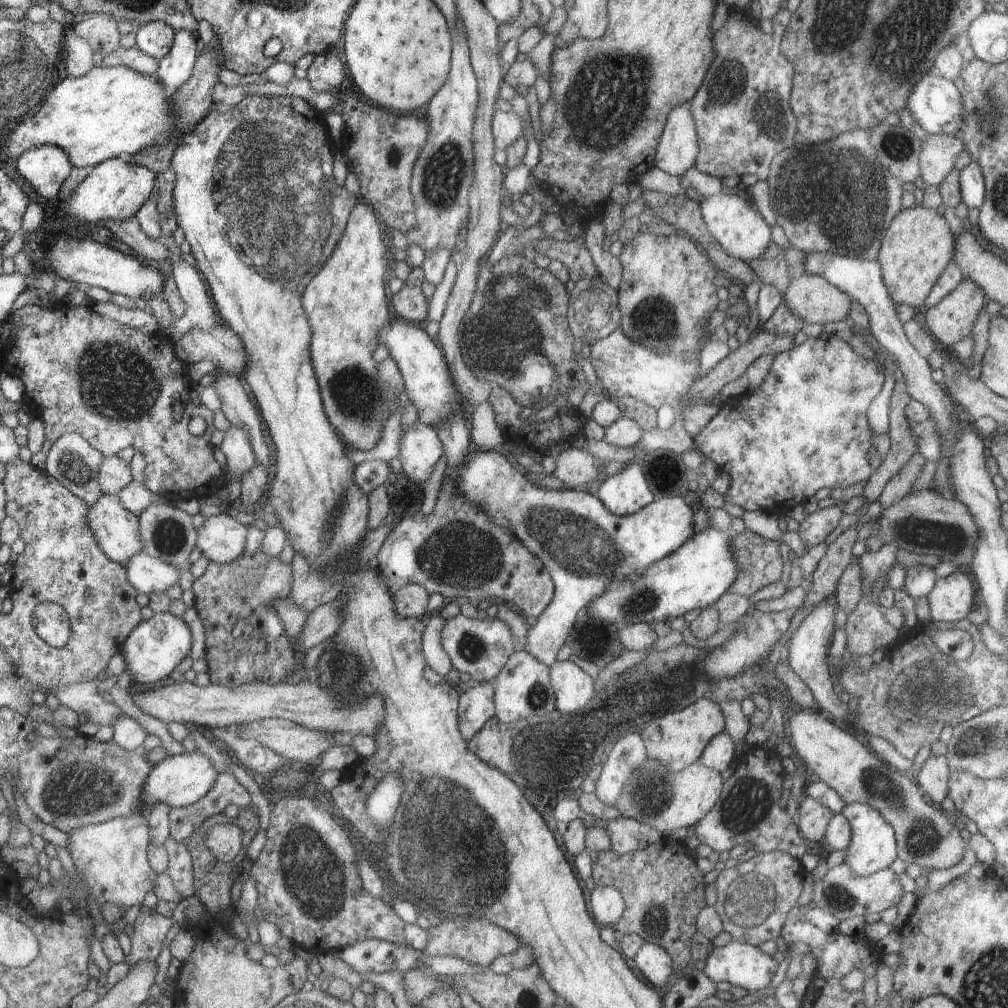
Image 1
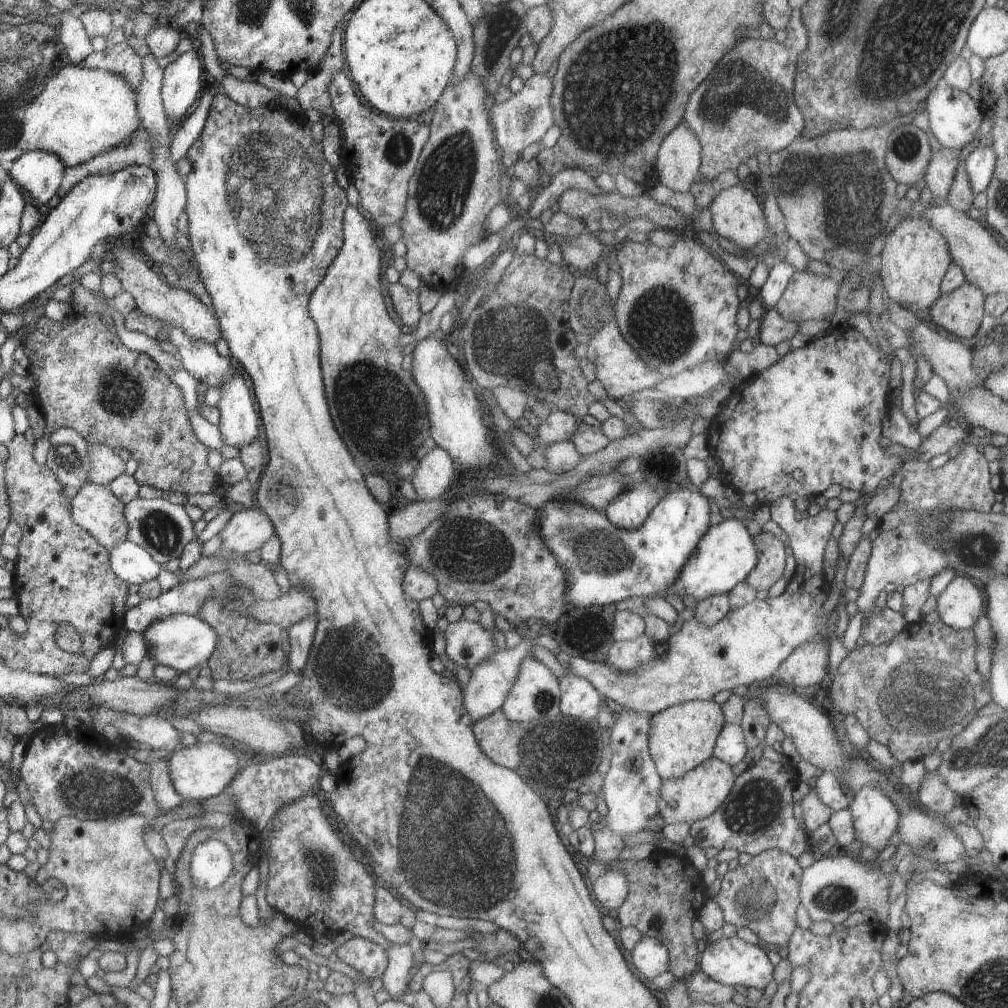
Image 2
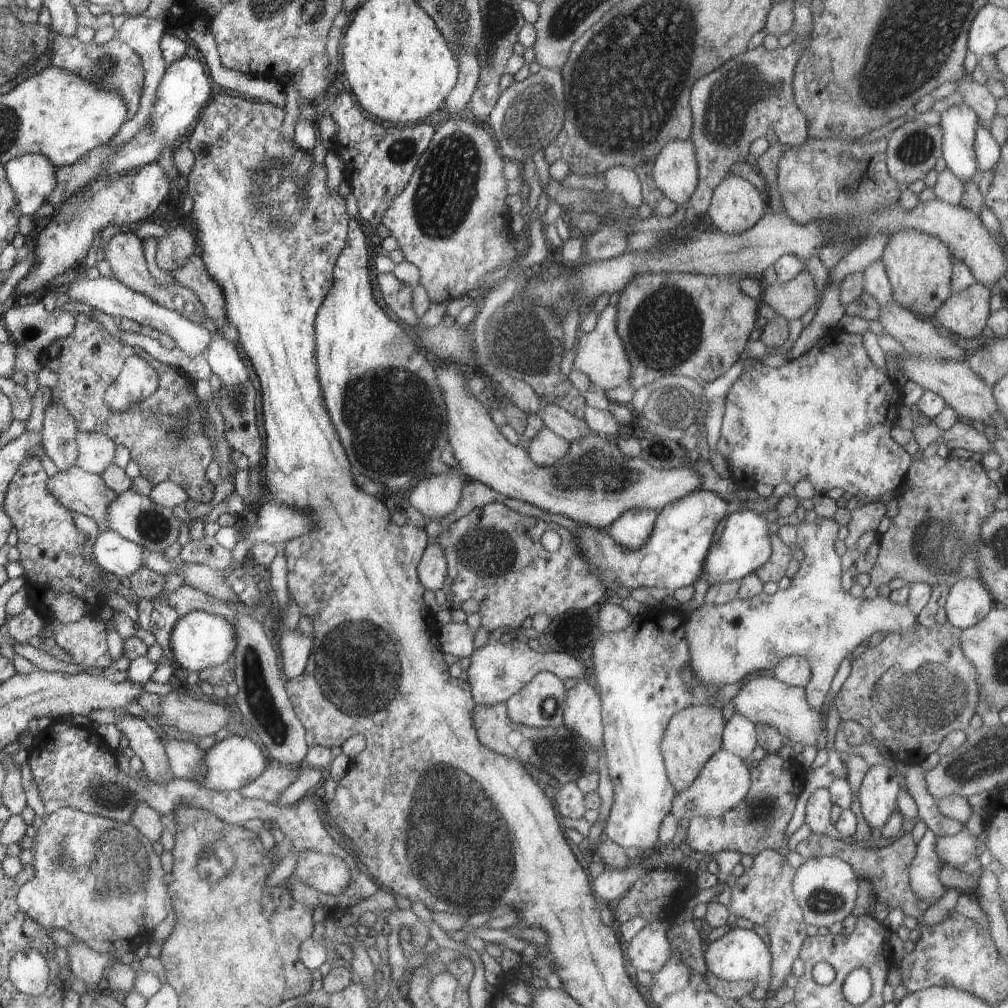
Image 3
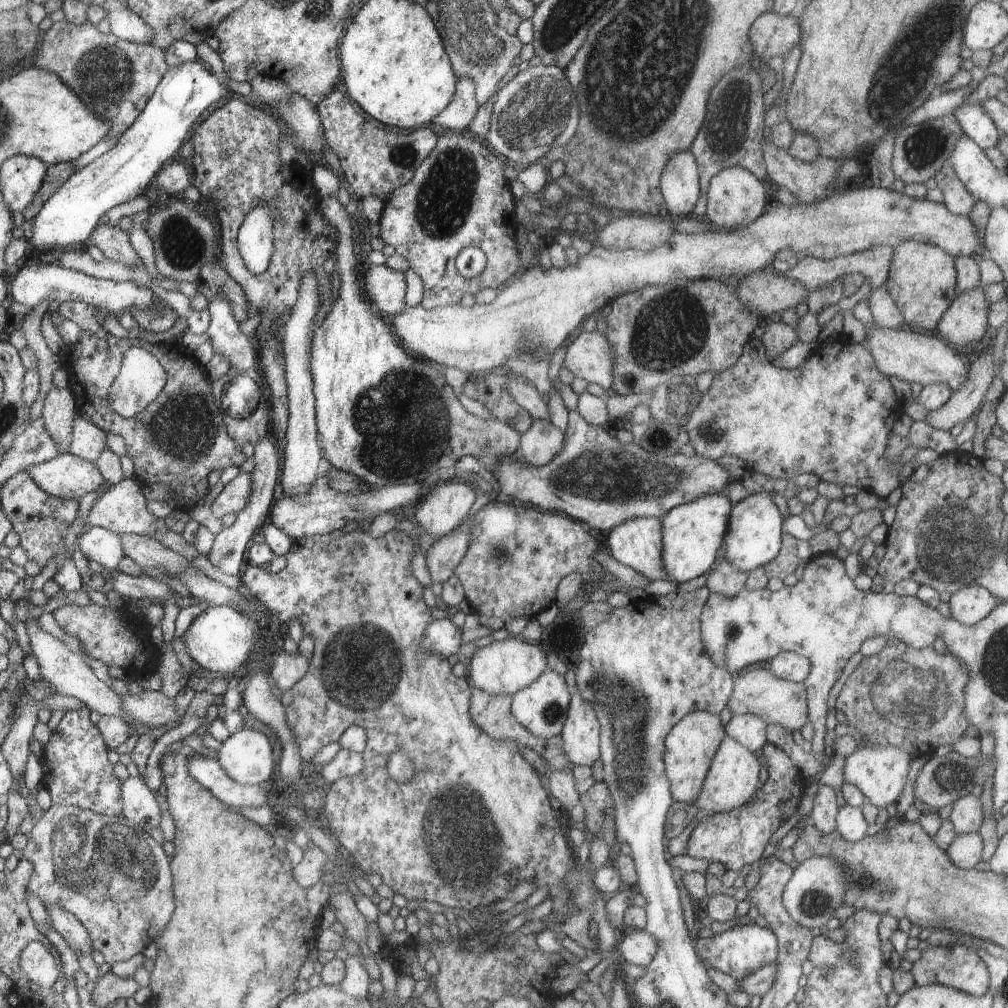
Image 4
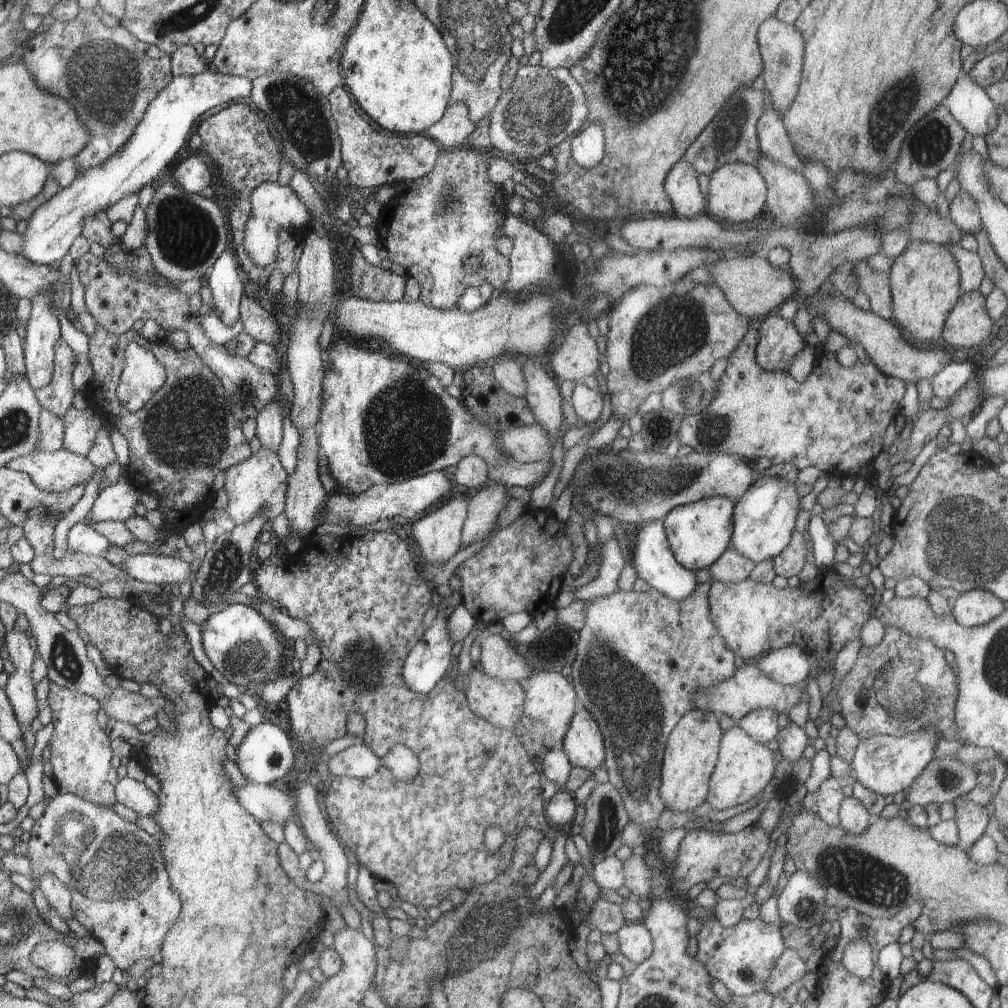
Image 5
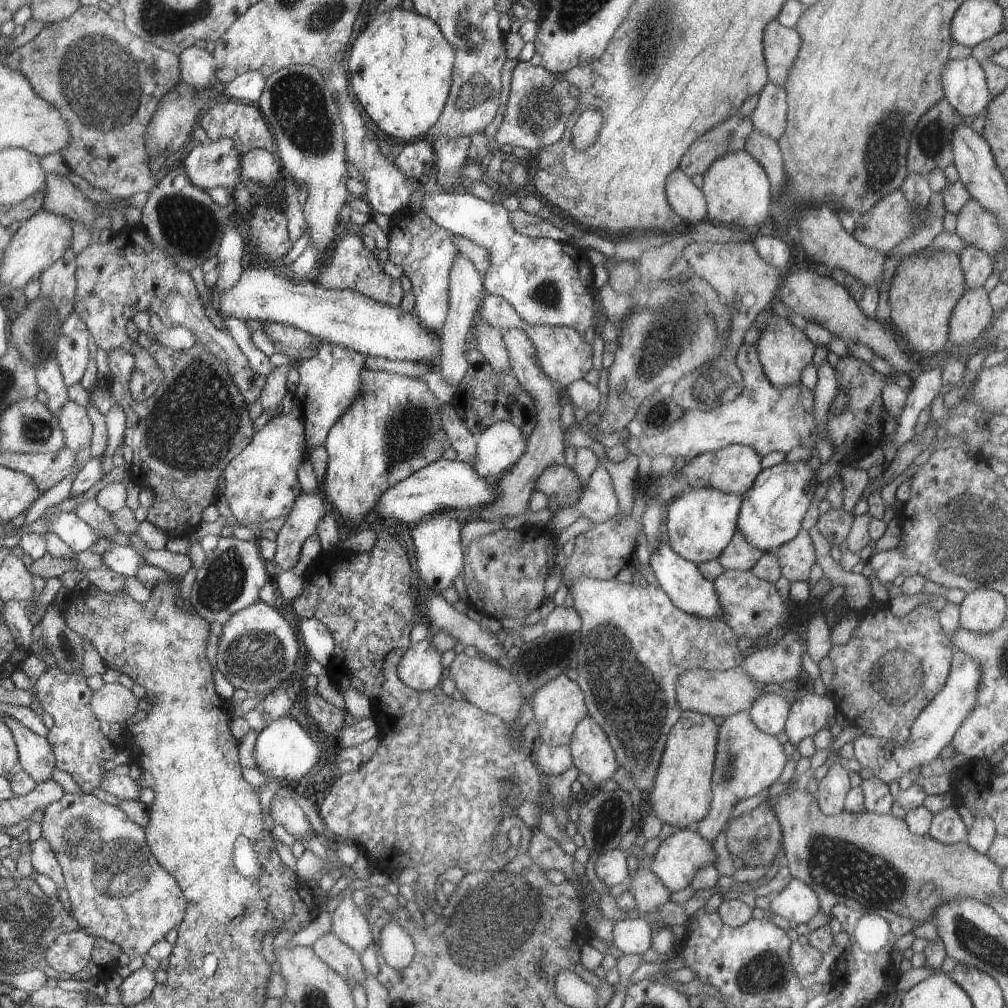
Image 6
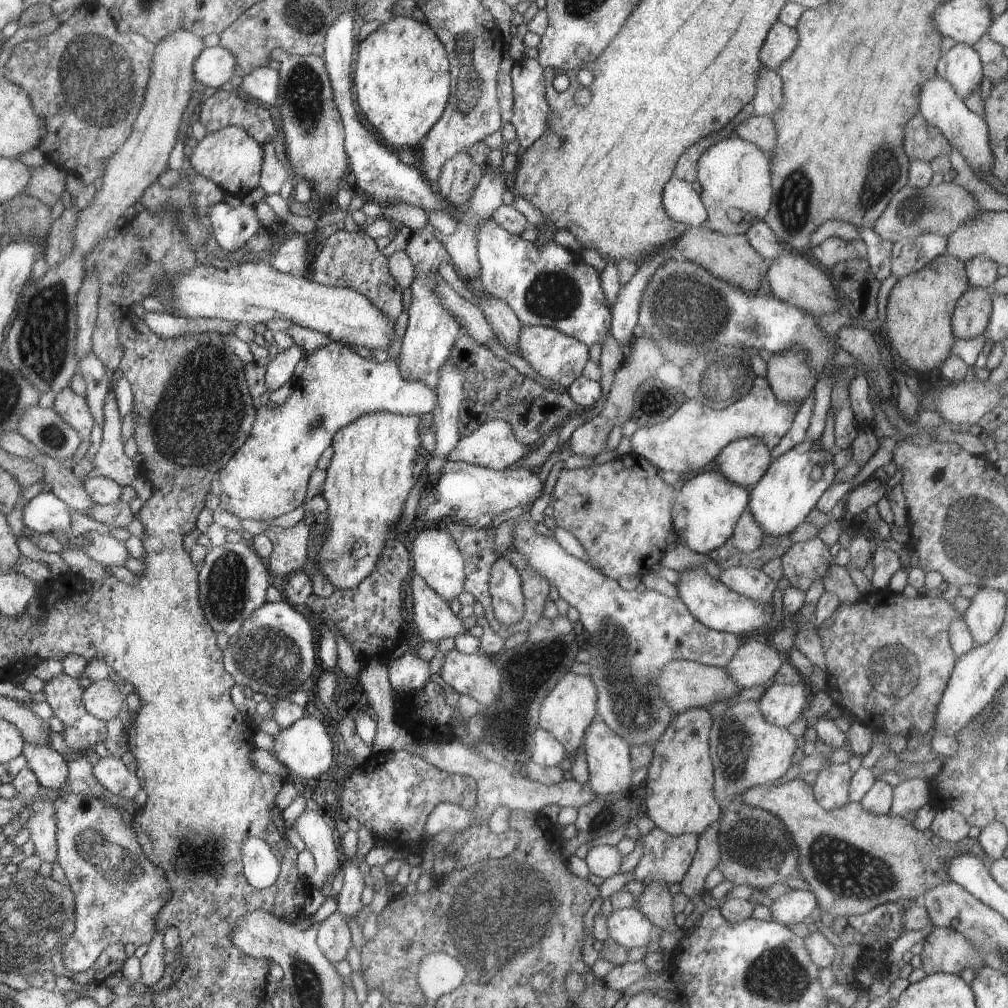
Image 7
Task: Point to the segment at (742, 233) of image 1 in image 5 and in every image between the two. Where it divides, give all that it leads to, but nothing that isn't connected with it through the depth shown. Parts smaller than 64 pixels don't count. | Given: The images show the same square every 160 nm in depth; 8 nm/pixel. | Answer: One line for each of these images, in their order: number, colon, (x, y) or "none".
2: (739, 221)
3: (736, 205)
4: (736, 197)
5: (737, 192)

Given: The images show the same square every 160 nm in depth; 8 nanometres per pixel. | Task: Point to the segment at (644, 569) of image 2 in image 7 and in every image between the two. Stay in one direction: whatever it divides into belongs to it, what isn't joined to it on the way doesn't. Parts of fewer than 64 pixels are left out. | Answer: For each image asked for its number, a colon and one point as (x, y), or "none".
3: (673, 557)
4: (692, 532)
5: (698, 533)
6: (701, 522)
7: (707, 508)

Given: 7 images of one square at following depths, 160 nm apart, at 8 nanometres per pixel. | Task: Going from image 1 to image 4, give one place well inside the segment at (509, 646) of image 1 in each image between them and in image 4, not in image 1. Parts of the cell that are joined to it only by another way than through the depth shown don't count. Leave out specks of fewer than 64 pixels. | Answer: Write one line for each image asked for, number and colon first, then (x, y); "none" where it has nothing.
2: (467, 643)
3: (456, 638)
4: (442, 637)

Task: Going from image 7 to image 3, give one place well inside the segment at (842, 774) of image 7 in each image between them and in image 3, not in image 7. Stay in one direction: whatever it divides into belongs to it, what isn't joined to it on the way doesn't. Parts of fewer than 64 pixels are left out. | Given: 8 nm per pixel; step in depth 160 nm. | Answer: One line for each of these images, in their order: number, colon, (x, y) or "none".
3: (818, 810)
4: (825, 808)
5: (828, 796)
6: (833, 788)

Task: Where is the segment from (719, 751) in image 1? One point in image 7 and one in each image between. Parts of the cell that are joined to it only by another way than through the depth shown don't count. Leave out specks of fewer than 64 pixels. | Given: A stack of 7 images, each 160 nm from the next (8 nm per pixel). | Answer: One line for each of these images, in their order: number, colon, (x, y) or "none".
2: (730, 747)
3: (739, 735)
4: (750, 731)
5: (762, 725)
6: (769, 712)
7: (780, 705)

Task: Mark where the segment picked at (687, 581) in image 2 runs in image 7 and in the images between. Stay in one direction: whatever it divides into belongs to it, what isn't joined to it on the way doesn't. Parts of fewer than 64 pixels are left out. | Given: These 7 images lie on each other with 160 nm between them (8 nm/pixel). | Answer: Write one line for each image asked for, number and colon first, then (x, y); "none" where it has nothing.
3: (745, 544)
4: (754, 534)
5: (764, 517)
6: (771, 512)
7: (791, 486)

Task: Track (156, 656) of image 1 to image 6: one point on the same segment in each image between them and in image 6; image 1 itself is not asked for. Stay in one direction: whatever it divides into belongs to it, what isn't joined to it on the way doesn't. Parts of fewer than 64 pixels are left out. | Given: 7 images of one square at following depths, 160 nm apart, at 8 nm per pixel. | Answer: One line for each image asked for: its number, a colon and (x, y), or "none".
2: (183, 642)
3: (199, 640)
4: (220, 639)
5: (241, 644)
6: (257, 648)

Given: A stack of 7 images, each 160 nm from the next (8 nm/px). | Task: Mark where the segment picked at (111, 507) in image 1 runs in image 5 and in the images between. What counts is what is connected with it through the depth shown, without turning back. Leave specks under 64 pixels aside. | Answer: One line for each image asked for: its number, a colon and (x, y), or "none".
2: (95, 508)
3: (81, 491)
4: (67, 476)
5: (59, 471)

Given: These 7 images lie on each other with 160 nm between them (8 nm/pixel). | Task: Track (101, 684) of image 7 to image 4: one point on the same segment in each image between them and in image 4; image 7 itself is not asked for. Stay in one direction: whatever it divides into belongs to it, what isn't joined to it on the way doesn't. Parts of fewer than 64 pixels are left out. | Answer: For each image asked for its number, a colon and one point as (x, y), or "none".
4: (153, 708)
5: (122, 705)
6: (114, 703)

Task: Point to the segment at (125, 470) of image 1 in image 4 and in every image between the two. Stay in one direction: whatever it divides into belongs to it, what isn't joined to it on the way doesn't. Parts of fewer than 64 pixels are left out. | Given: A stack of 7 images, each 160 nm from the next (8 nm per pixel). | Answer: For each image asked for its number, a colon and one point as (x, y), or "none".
2: (105, 465)
3: (96, 451)
4: (88, 441)

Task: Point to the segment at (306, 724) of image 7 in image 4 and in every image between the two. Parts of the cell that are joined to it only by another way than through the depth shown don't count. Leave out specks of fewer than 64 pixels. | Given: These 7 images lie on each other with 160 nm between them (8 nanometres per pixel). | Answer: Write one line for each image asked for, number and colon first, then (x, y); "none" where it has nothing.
4: (245, 756)
5: (265, 755)
6: (283, 749)

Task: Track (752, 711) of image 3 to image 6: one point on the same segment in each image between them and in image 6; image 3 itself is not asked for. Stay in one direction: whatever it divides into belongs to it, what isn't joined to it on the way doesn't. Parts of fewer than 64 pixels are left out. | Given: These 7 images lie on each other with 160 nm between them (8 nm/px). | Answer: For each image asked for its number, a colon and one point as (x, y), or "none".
4: (757, 691)
5: (749, 689)
6: (714, 693)

